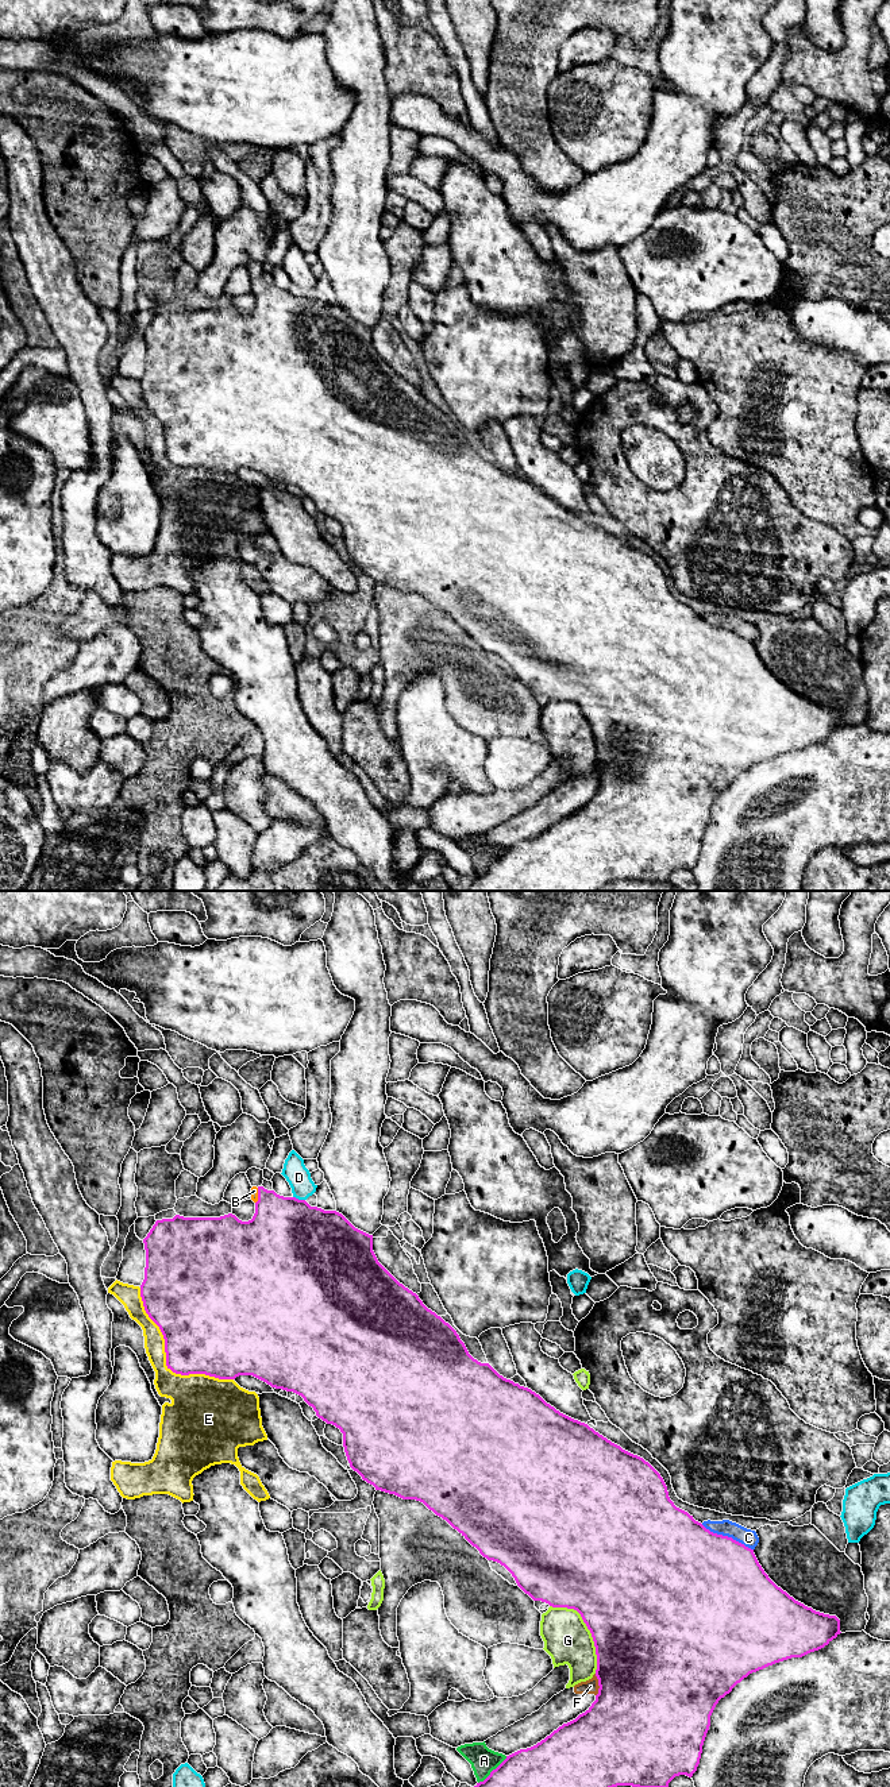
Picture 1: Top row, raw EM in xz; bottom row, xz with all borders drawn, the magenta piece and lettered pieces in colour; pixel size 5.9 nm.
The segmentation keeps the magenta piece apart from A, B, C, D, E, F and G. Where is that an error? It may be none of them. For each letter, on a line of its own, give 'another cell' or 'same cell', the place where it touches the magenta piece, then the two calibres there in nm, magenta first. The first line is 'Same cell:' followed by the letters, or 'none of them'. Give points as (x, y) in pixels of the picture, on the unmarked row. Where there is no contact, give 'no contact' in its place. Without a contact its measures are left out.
Same cell: B
A: another cell; contact xz (492, 864); calibres 480 and 160 nm
B: same cell; contact xz (258, 289); calibres 400 and 50 nm
C: another cell; contact xz (727, 629); calibres 500 and 100 nm
D: another cell; contact xz (297, 292); calibres 480 and 140 nm
E: another cell; contact xz (166, 452); calibres 440 and 240 nm
F: another cell; contact xz (598, 778); calibres 500 and 90 nm
G: another cell; contact xz (588, 721); calibres 500 and 280 nm

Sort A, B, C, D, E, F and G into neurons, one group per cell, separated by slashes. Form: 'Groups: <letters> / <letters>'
Groups: A / B / C / D / E / F / G

